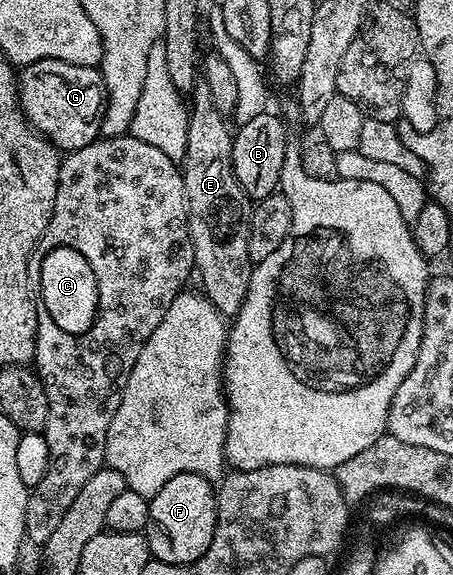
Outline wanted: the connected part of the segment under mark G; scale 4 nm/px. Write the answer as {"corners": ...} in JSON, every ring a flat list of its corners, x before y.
{"corners":[[63,60,30,62,19,74,19,105,26,122,48,138,58,151,72,152,96,142,101,134,101,114,105,110,105,80,96,66,67,64]]}

